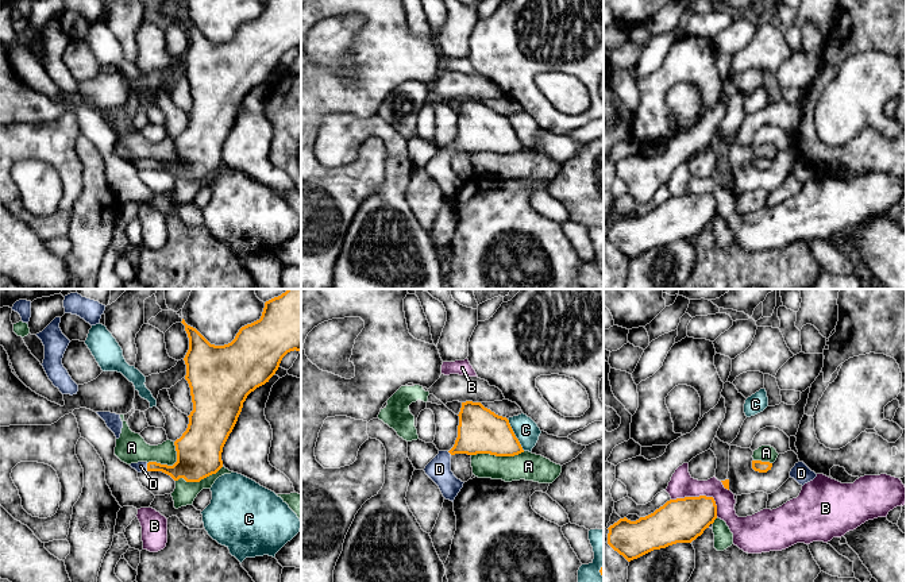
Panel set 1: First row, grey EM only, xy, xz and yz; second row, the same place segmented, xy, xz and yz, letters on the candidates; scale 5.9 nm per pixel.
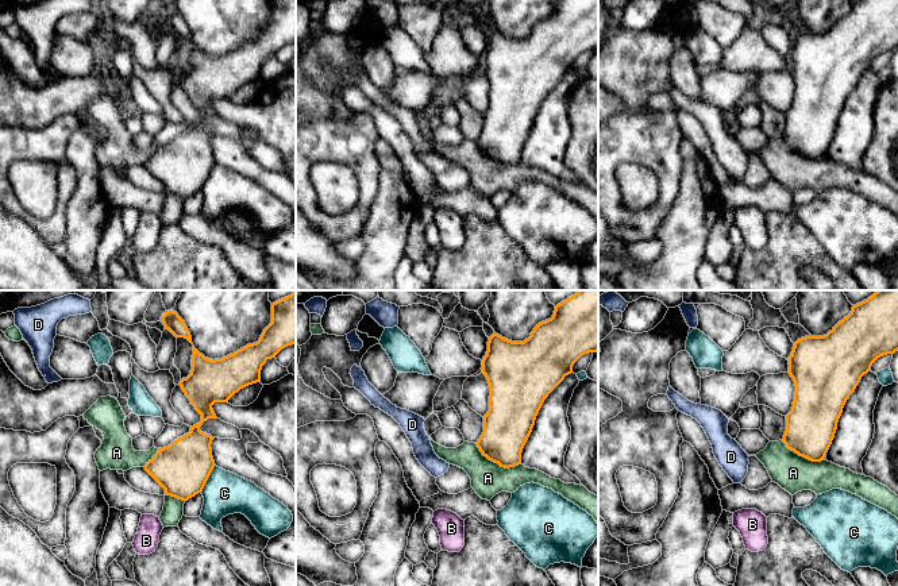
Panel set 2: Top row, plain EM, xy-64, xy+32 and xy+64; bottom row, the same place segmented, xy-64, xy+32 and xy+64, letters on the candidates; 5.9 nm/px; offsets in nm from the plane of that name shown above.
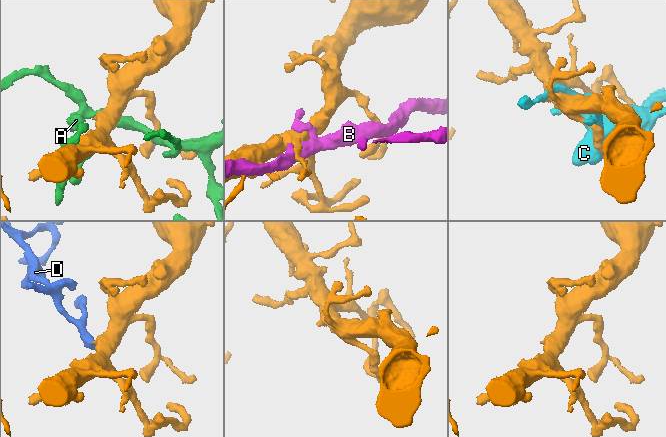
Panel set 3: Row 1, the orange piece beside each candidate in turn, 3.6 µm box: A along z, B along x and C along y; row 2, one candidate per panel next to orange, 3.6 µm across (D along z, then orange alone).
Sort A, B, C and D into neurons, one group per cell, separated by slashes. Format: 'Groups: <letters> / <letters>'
Groups: A / B / C / D

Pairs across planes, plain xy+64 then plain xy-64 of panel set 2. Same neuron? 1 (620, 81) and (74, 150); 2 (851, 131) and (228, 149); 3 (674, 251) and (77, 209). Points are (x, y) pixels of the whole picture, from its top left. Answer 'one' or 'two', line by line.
1: two
2: one
3: one

